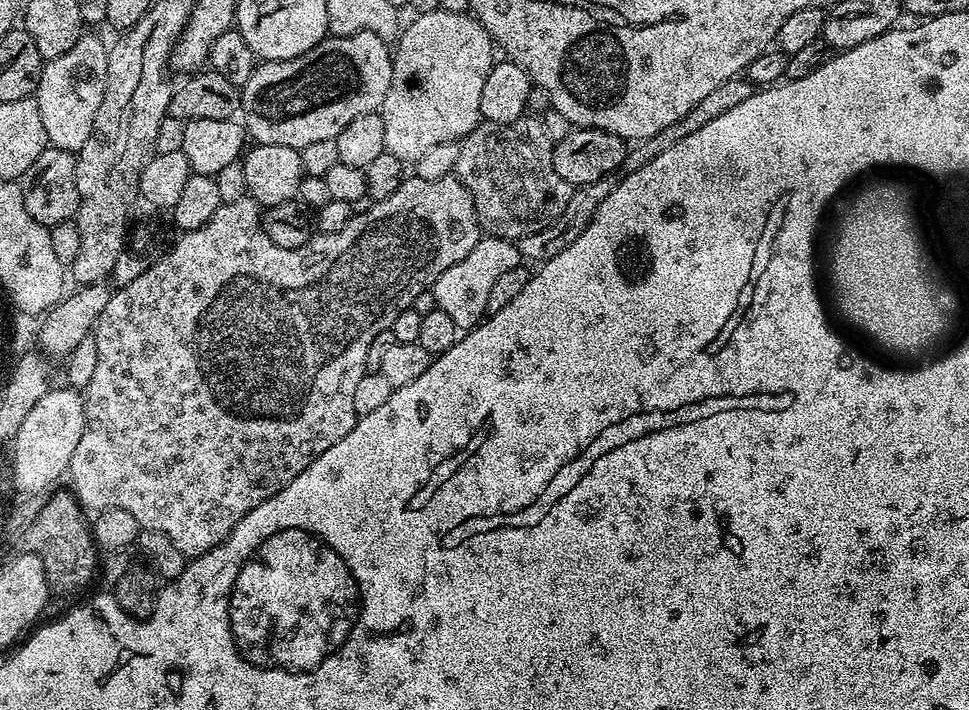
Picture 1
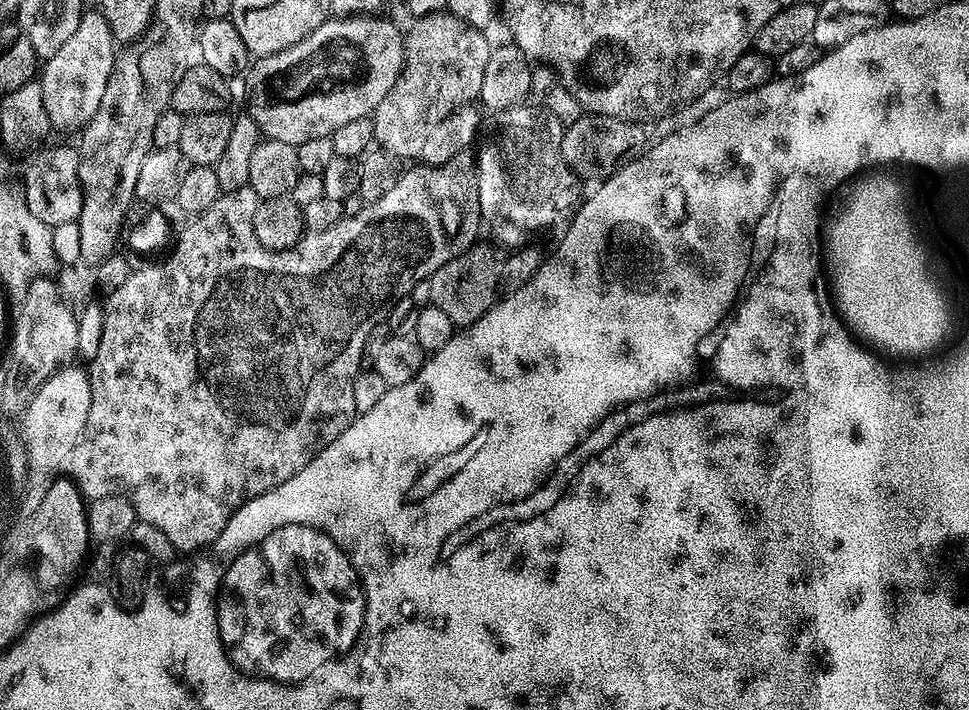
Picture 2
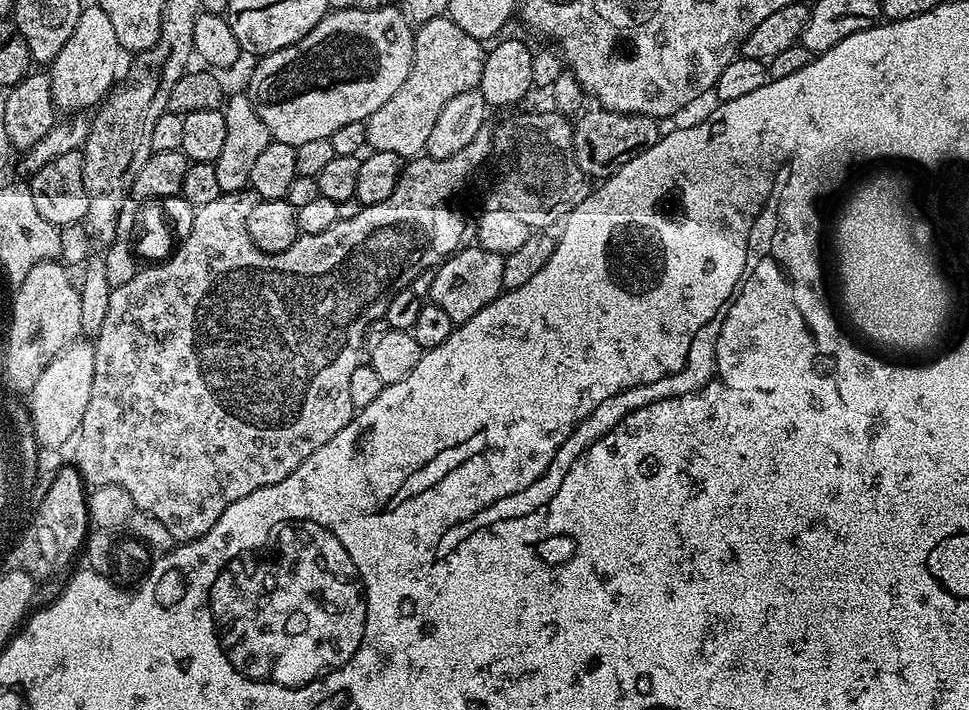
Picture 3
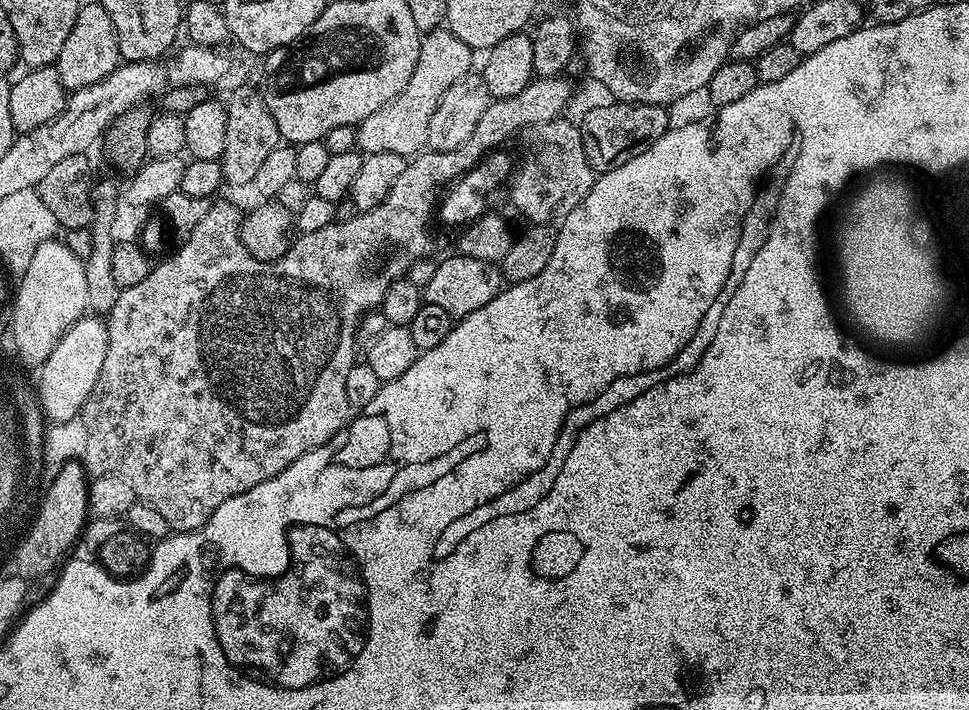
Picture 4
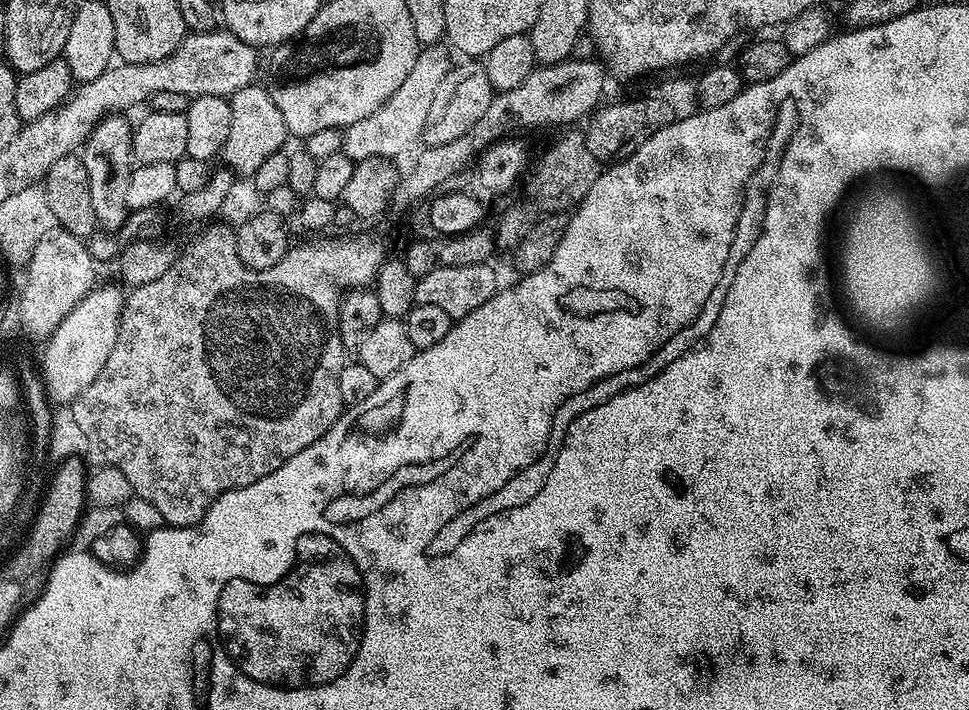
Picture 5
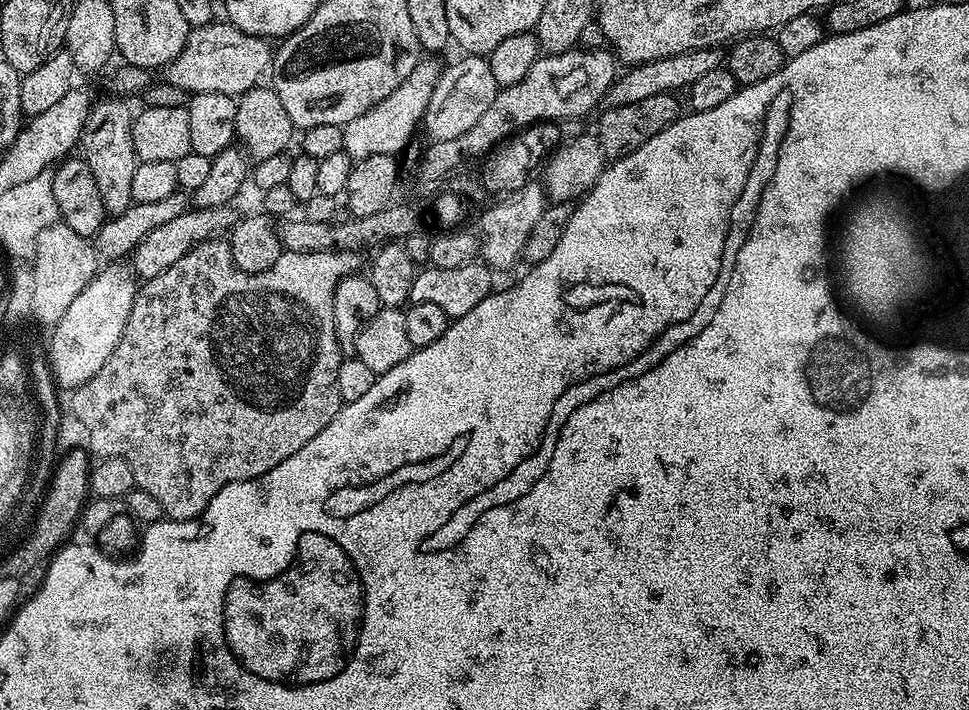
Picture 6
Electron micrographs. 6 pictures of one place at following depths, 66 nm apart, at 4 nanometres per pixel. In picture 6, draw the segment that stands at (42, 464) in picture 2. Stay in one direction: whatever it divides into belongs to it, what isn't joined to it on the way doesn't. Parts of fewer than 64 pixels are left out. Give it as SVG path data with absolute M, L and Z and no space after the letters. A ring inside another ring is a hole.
M112 262L101 267L96 279L85 286L74 302L70 302L63 315L63 324L54 330L52 345L46 353L52 377L61 389L71 390L90 382L90 378L102 370L106 358L114 354L114 346L118 346L118 338L122 338L126 318L134 306L137 280L138 276L127 263Z

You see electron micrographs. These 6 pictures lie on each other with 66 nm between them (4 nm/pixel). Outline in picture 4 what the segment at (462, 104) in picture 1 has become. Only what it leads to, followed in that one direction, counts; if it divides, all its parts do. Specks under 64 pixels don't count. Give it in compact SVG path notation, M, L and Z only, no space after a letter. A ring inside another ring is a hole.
M441 26L435 32L427 33L420 41L418 66L414 74L410 74L410 82L386 106L374 110L365 120L361 120L356 128L356 148L361 153L372 155L381 153L398 154L412 158L427 145L427 131L430 118L442 101L444 92L464 76L473 71L473 49L462 42L462 38L454 38L447 27Z

